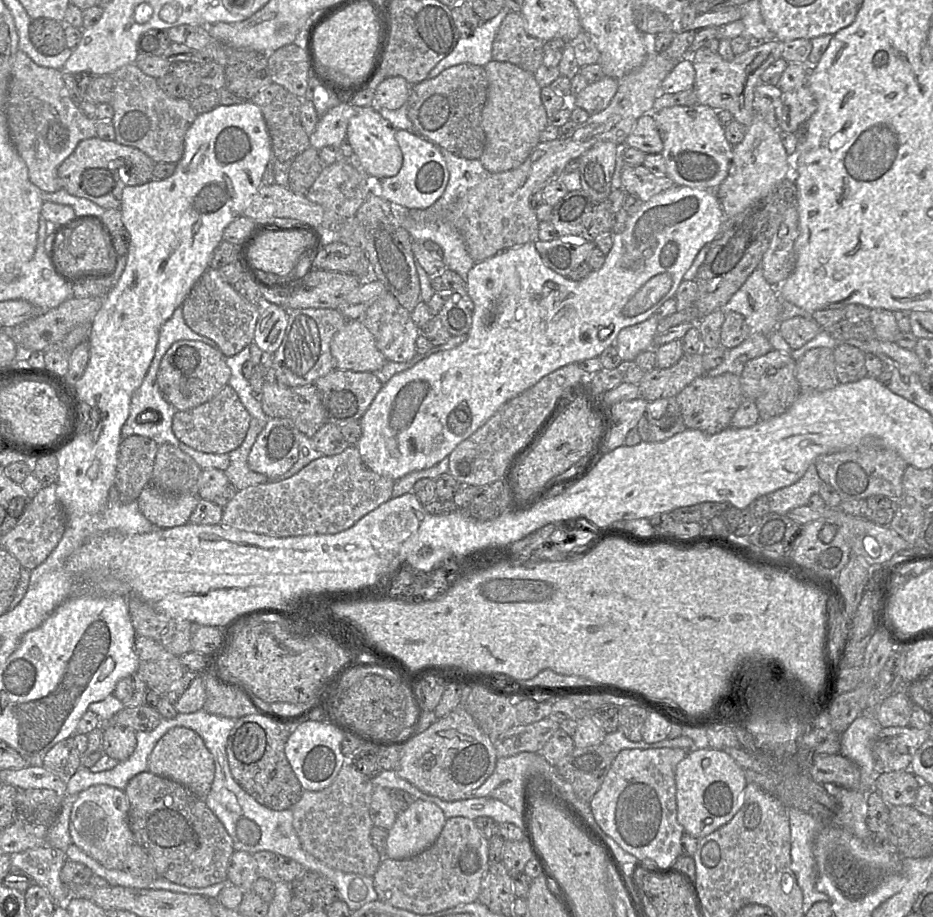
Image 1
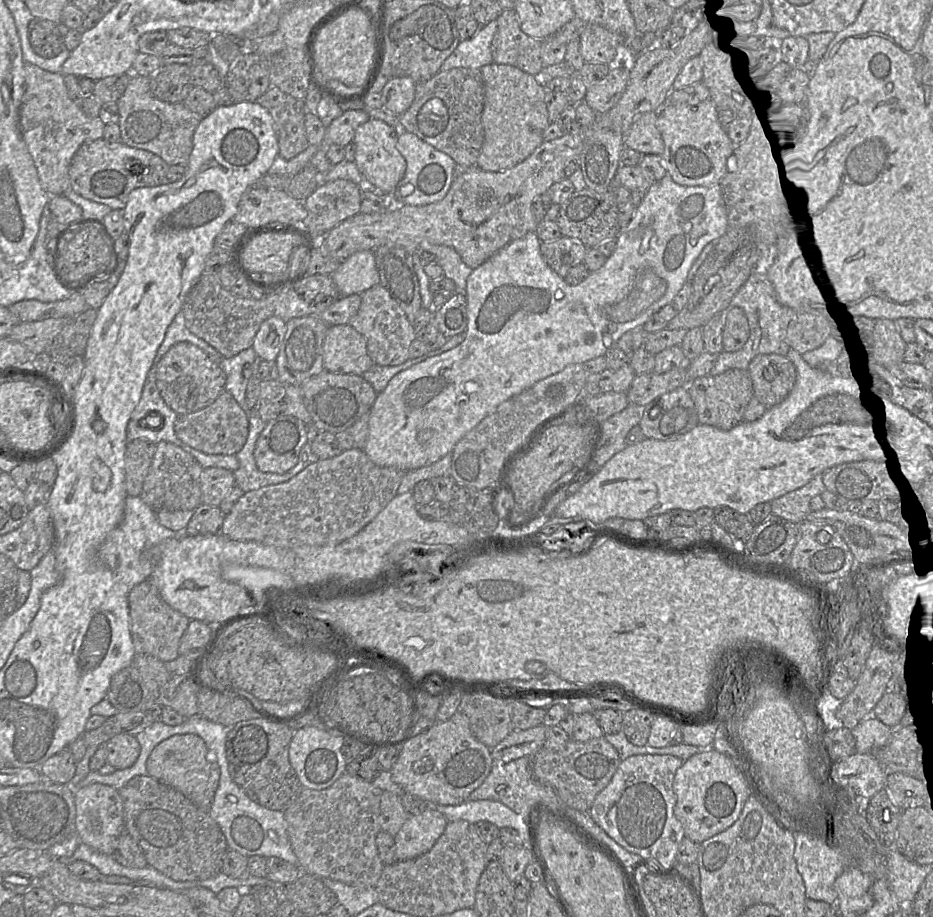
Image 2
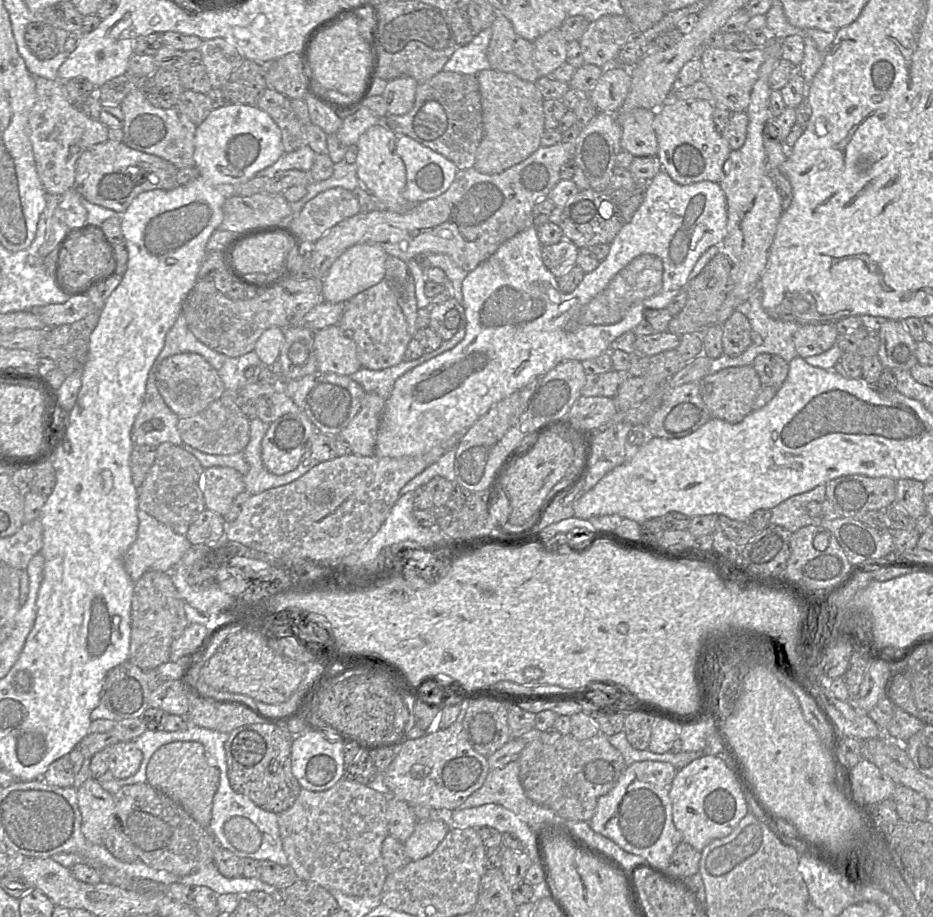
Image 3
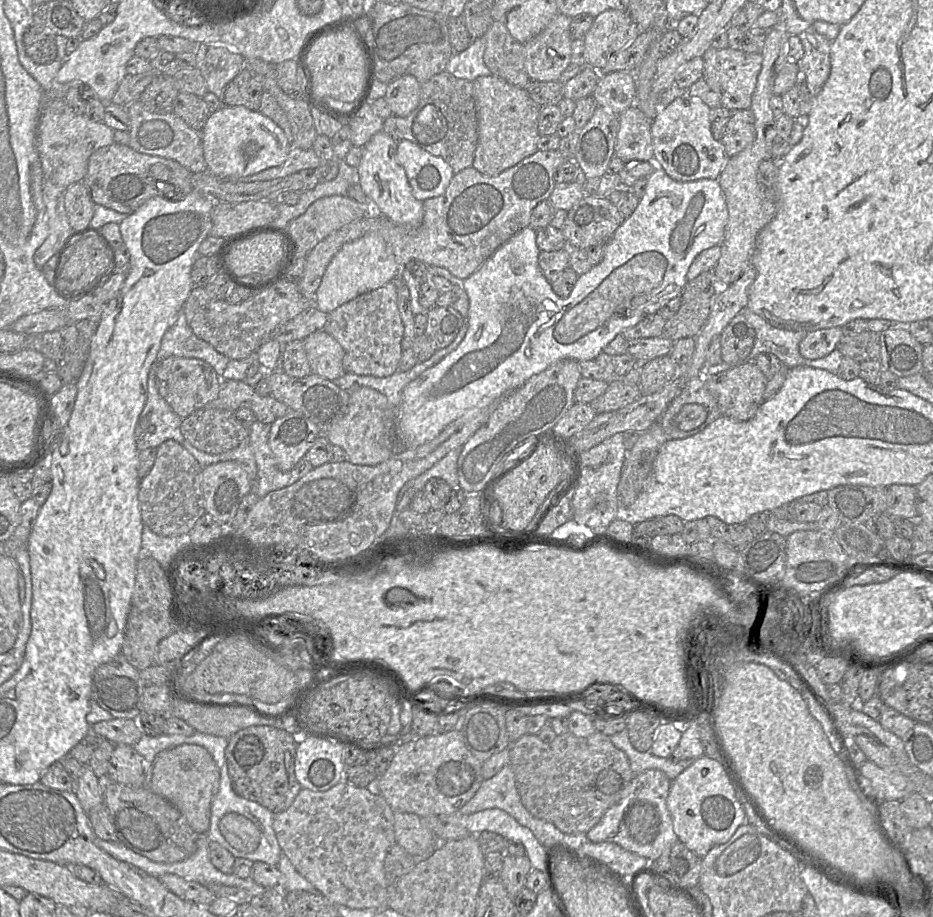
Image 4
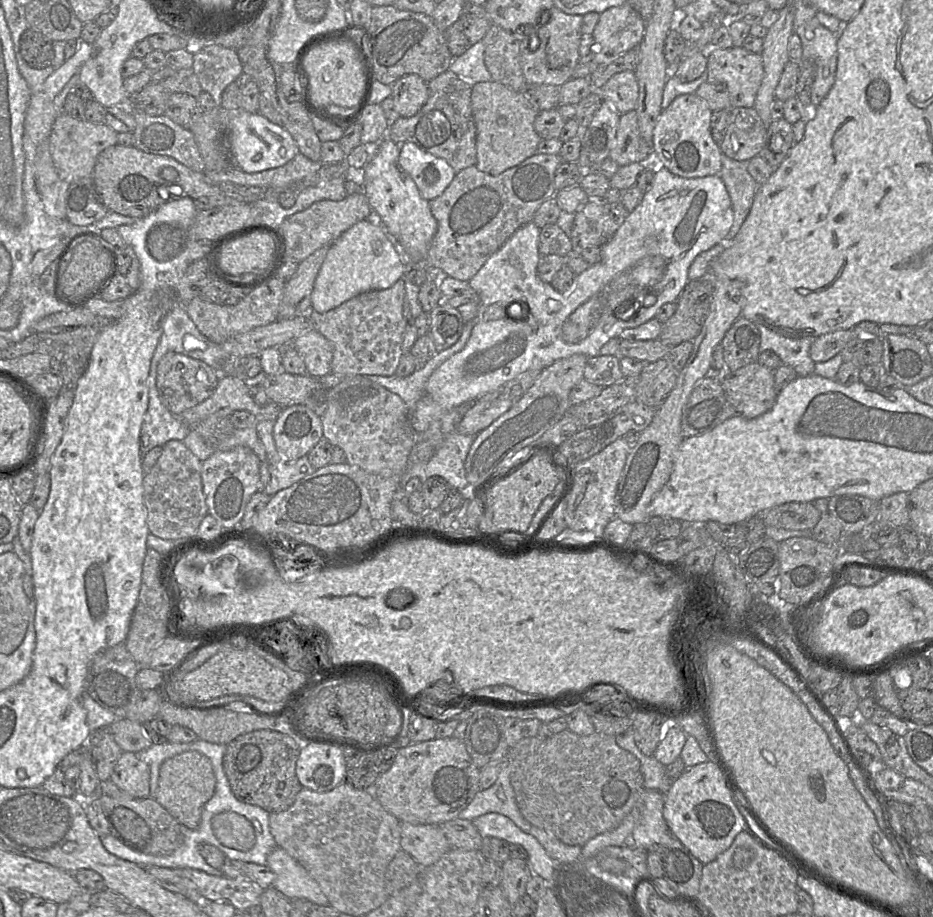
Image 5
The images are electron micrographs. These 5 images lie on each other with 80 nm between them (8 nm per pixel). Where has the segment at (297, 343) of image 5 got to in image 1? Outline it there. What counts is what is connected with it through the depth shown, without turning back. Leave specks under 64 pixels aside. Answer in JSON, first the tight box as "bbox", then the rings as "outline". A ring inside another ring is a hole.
{"bbox":[330,320,387,373],"outline":[[[348,320],[333,336],[330,351],[334,359],[334,367],[339,370],[374,373],[387,362],[385,356],[377,348],[374,336],[361,320]]]}

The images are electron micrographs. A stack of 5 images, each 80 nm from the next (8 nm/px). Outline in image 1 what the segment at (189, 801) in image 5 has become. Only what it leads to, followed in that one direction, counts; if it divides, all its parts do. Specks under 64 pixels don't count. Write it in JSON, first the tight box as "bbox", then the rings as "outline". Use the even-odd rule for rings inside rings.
{"bbox":[148,726,215,799],"outline":[[[177,726],[171,728],[155,745],[148,758],[148,771],[169,778],[205,799],[215,777],[215,764],[202,738],[191,729]]]}

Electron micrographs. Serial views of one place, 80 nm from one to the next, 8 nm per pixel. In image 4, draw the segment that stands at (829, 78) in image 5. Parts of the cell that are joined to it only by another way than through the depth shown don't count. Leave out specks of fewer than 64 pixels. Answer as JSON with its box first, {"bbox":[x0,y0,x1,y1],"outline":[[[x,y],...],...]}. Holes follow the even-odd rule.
{"bbox":[798,25,831,97],"outline":[[[811,25],[798,35],[804,48],[799,63],[801,79],[805,82],[812,97],[822,90],[831,72],[831,42],[816,32]]]}

